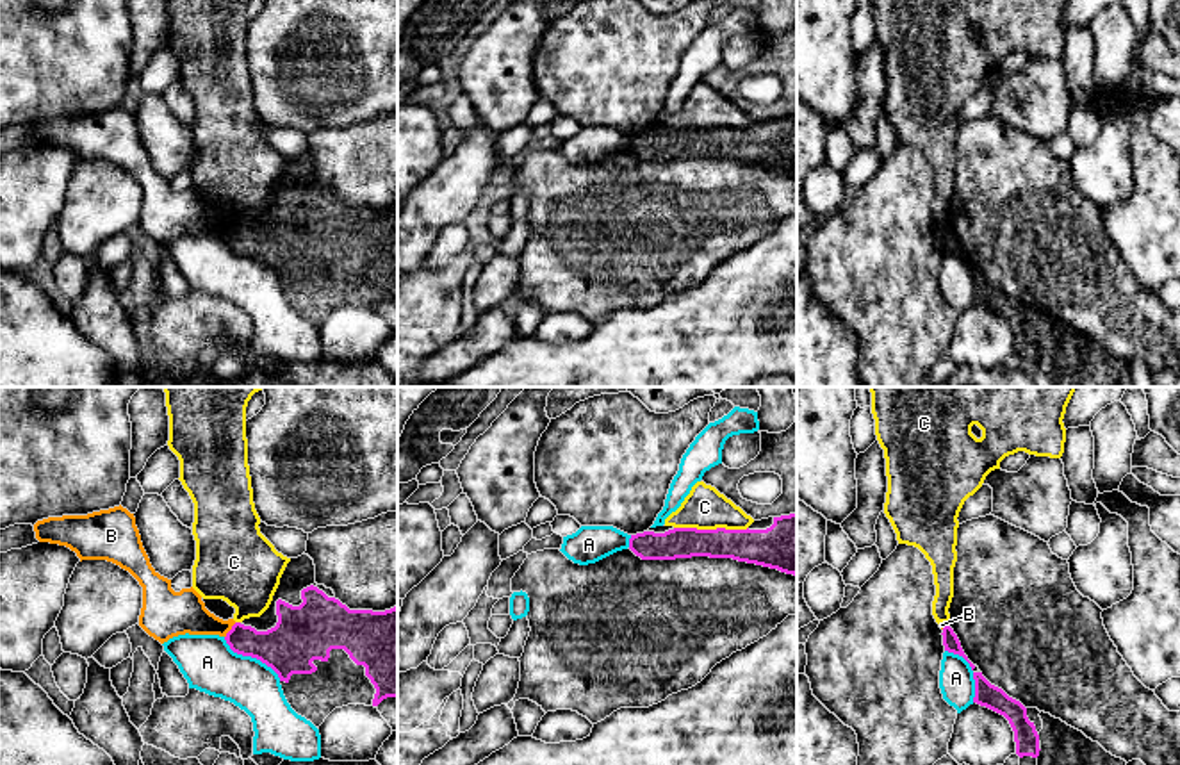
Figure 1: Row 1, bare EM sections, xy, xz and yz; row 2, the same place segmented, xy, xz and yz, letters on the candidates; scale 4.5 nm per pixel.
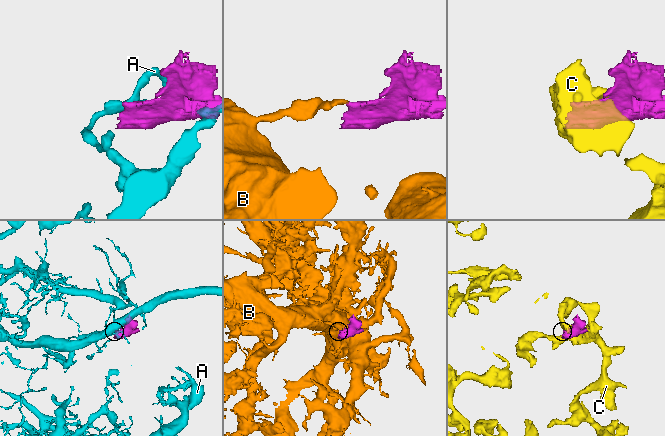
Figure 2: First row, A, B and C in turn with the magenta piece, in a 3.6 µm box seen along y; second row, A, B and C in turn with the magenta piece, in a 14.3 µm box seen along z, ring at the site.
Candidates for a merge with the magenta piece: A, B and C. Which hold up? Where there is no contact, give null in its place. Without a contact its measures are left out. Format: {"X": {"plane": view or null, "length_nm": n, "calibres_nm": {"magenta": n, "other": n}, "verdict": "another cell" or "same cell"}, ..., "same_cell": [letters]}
{"A": {"plane": "xy", "length_nm": 320, "calibres_nm": {"magenta": 260, "other": 240}, "verdict": "another cell"}, "B": {"plane": "xy", "length_nm": 90, "calibres_nm": {"magenta": 200, "other": 190}, "verdict": "another cell"}, "C": {"plane": "xz", "length_nm": 340, "calibres_nm": {"magenta": 160, "other": 190}, "verdict": "another cell"}, "same_cell": []}

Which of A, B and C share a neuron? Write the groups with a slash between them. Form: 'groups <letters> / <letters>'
groups A / B / C

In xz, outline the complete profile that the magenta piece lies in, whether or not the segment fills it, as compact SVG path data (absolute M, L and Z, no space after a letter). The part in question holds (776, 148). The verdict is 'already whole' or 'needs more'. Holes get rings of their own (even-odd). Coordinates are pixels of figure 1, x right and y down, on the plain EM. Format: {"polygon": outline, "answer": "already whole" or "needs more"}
{"polygon": "M797 114L754 121L747 130L697 130L663 125L631 136L629 150L642 160L733 159L797 177Z", "answer": "needs more"}

